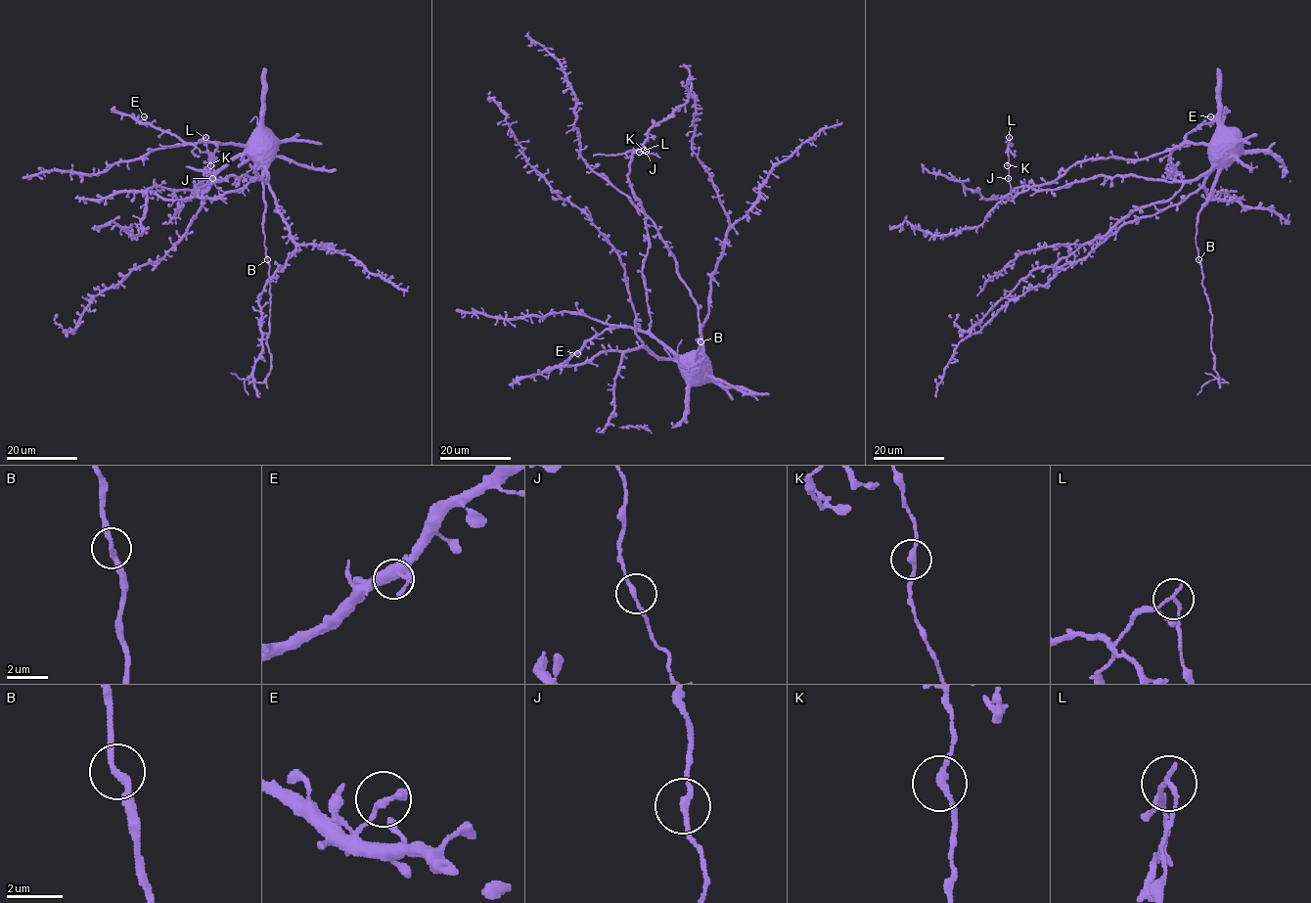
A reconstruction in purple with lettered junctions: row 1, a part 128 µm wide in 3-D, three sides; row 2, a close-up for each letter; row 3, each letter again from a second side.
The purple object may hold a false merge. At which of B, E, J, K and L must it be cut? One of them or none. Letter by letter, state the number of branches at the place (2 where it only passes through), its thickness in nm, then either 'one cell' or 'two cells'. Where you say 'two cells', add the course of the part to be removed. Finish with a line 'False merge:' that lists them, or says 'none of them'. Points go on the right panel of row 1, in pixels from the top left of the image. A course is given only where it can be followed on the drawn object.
B: 2 | 240 nm | one cell
E: 2 | 200 nm | one cell
J: 2 | 200 nm | one cell
K: 2 | 240 nm | one cell
L: 2 | 170 nm | two cells
False merge: L

